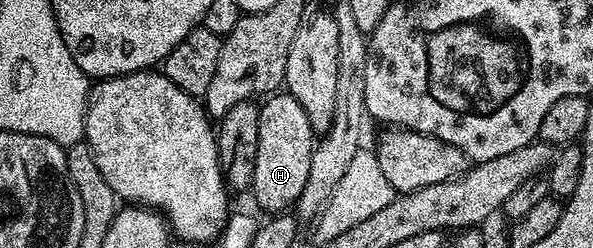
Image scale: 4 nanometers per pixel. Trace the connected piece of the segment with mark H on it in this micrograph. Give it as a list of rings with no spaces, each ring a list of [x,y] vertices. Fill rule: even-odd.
[[[276,92],[263,99],[258,124],[258,152],[254,165],[254,174],[250,185],[250,193],[256,197],[256,202],[269,215],[288,212],[295,207],[302,196],[302,188],[306,188],[306,179],[310,177],[310,160],[314,149],[314,131],[306,112],[302,112],[302,104],[294,100],[287,92]]]

